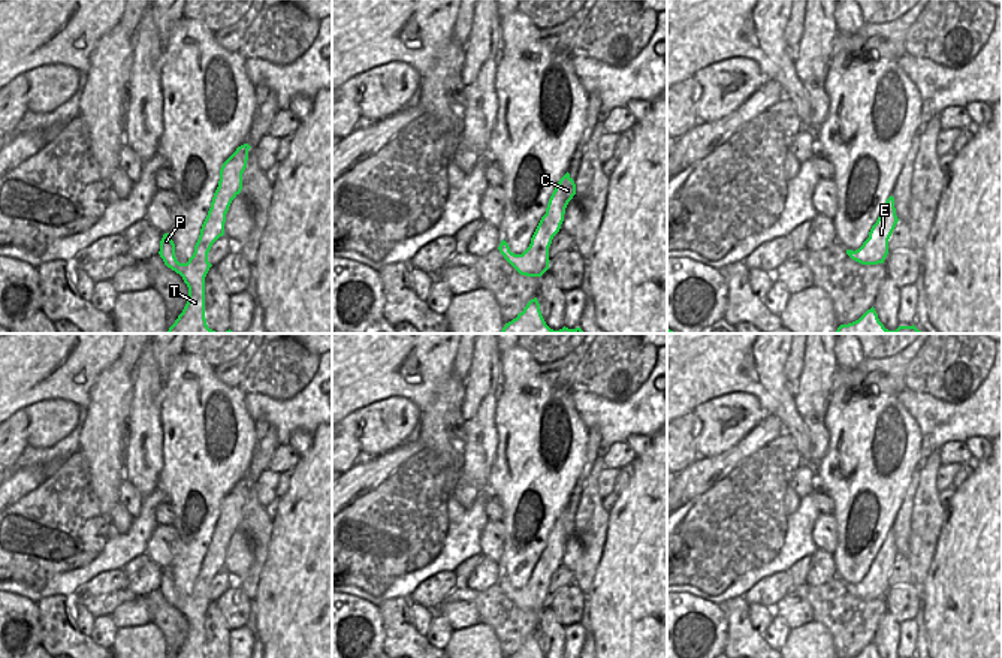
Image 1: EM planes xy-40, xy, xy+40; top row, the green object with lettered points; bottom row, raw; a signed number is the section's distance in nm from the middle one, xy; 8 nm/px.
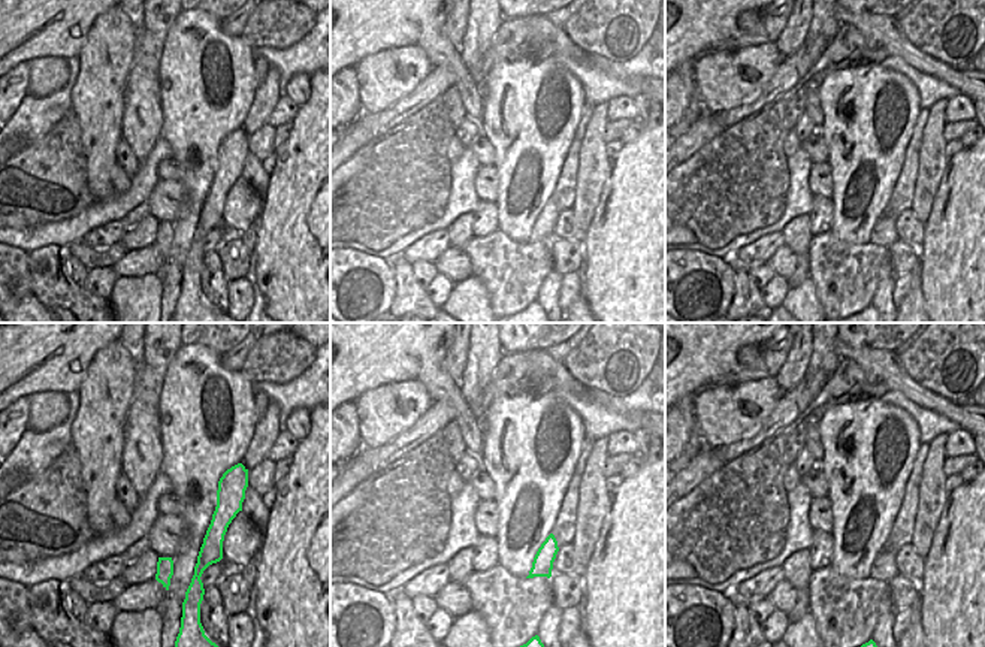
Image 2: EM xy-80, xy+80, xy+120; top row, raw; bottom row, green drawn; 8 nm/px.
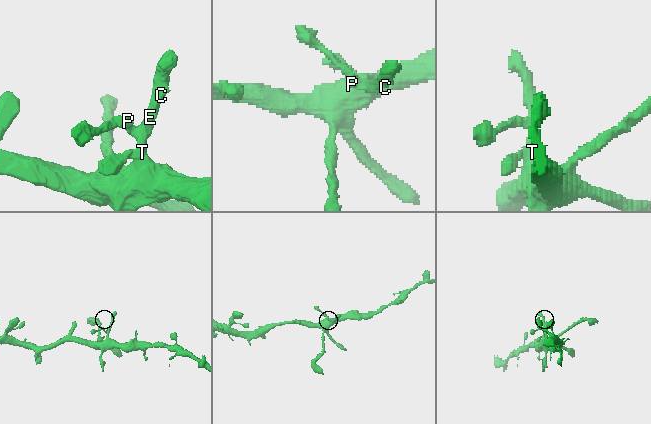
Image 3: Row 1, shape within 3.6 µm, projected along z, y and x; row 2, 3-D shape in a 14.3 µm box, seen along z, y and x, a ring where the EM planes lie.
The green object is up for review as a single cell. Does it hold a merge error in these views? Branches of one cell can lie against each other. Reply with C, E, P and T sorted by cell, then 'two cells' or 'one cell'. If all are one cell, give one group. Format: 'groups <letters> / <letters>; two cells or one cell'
groups C E P T; one cell

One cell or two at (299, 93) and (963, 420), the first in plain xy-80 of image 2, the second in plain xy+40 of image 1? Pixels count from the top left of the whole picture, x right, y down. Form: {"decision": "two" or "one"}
{"decision": "two"}

